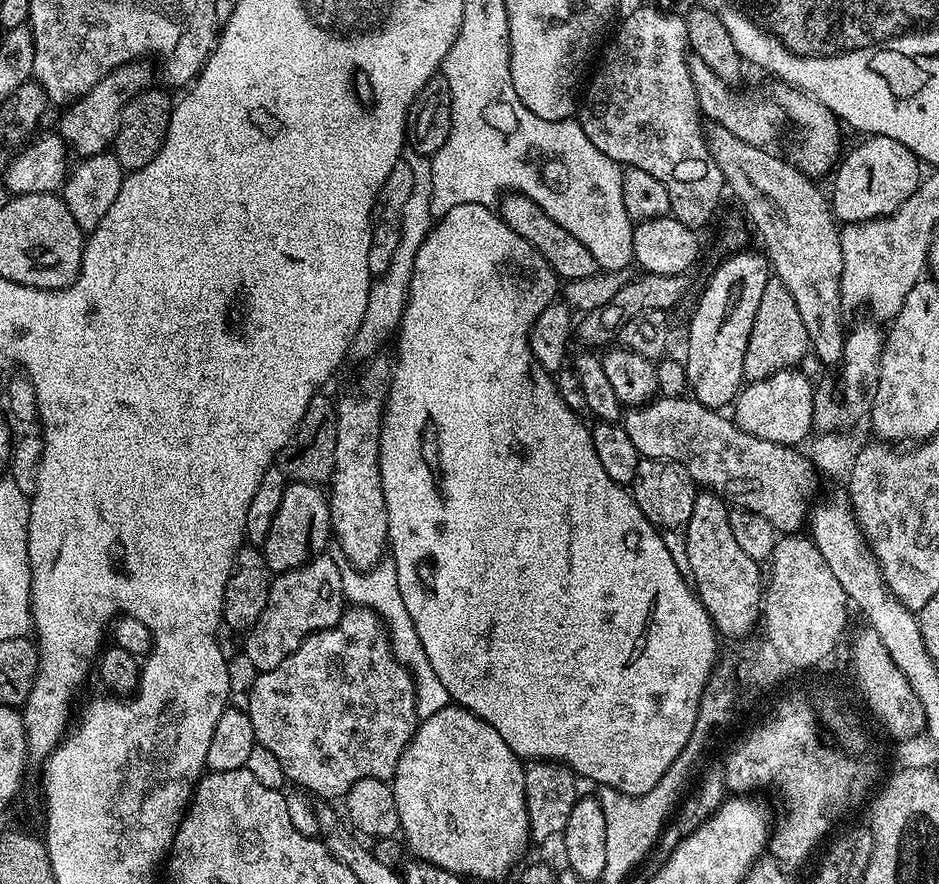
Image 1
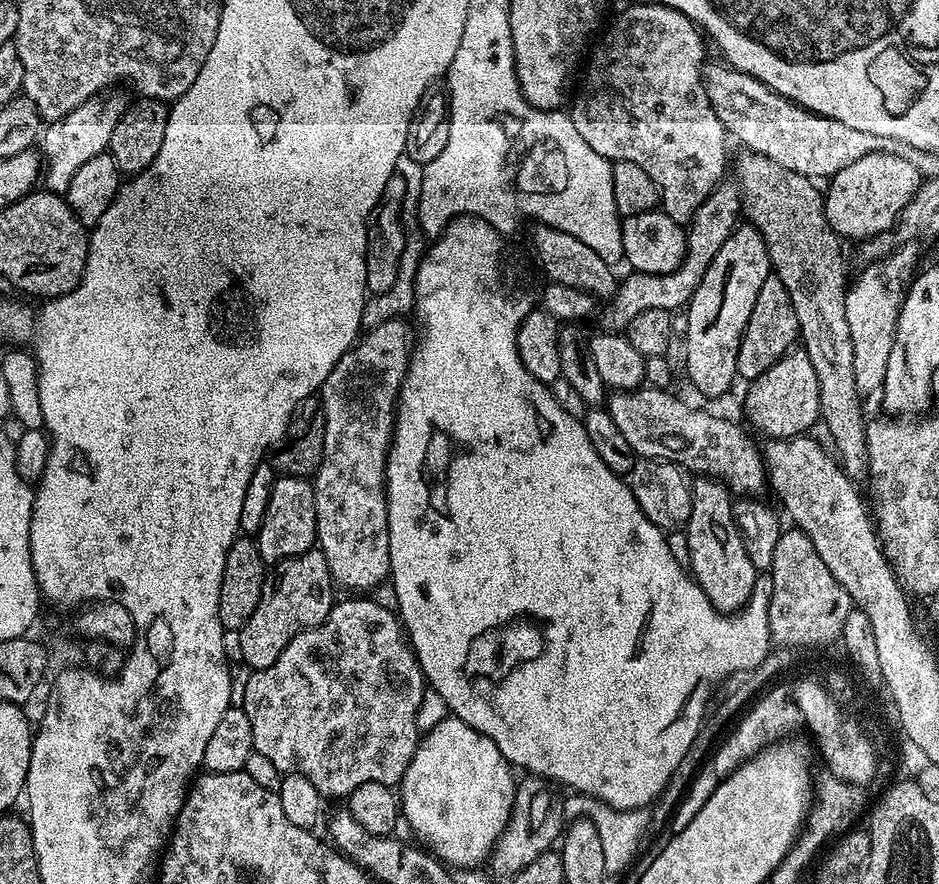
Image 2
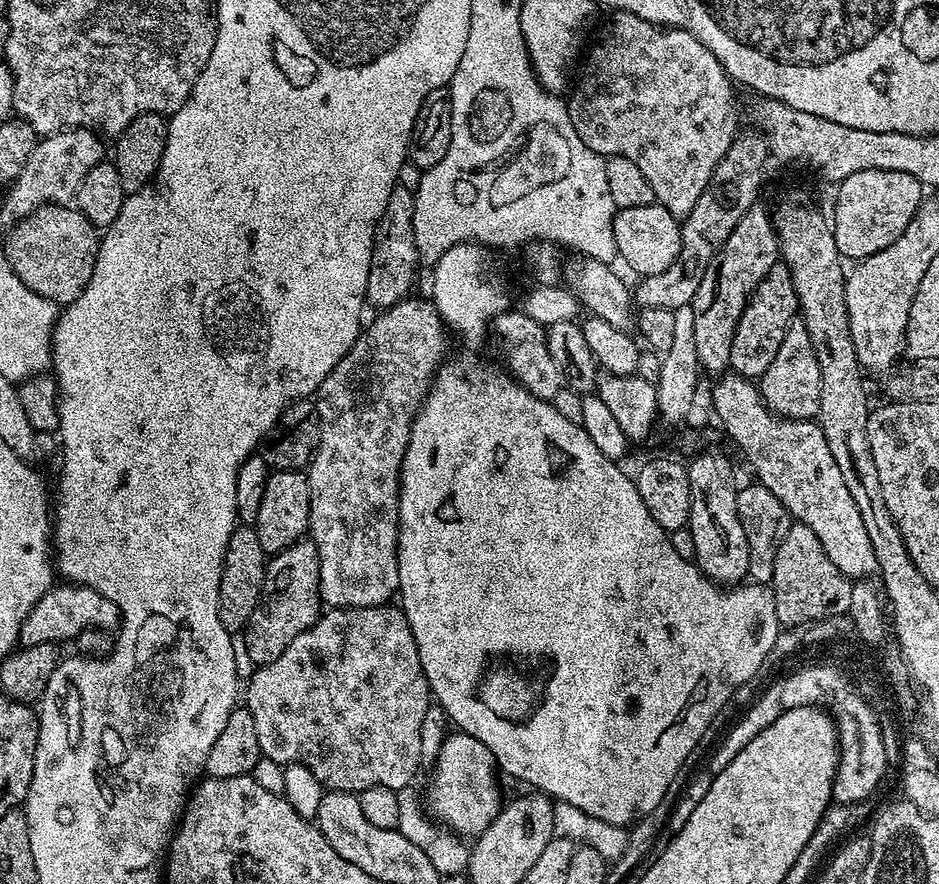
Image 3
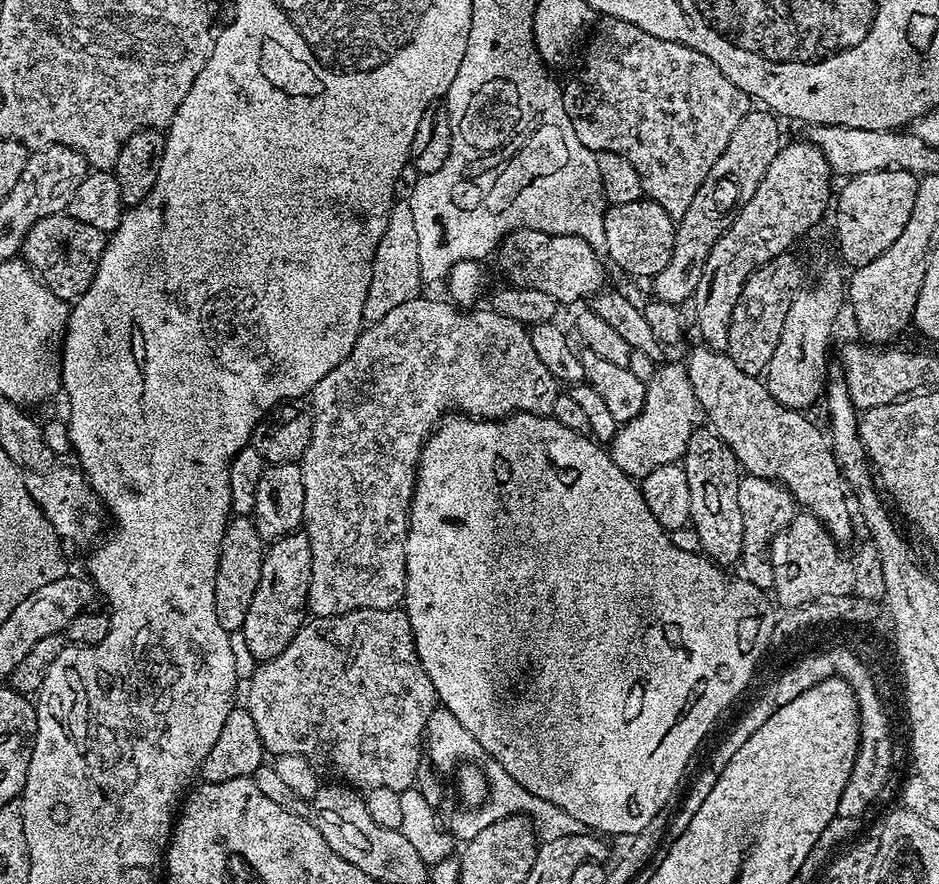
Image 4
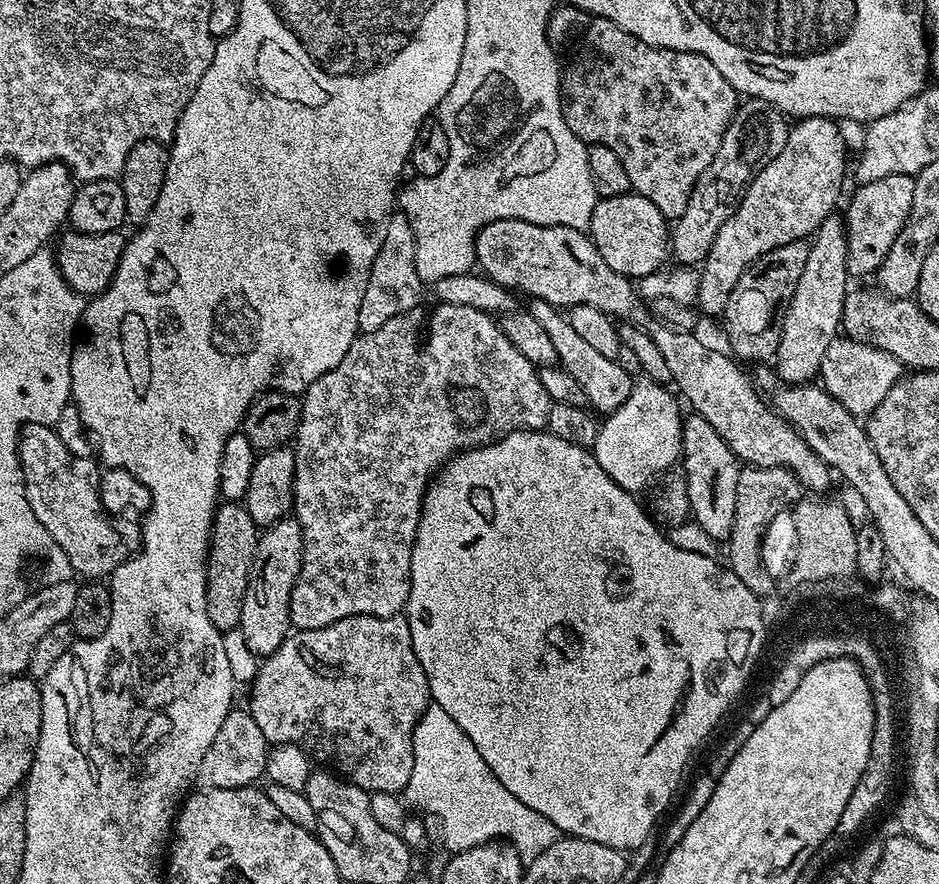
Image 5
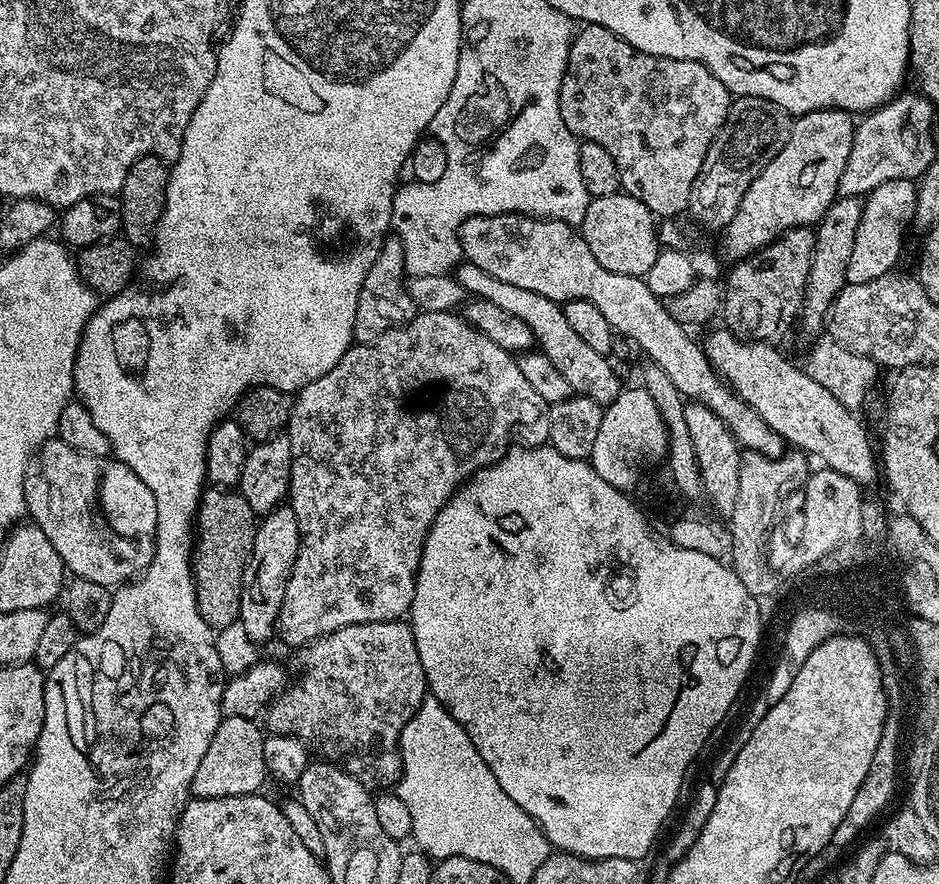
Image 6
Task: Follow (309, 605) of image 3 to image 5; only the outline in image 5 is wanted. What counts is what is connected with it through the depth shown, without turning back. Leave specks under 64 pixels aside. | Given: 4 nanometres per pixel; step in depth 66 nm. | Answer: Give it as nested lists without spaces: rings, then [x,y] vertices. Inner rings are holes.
[[[295,518],[279,520],[259,533],[238,629],[246,638],[246,646],[250,646],[250,650],[258,658],[273,656],[290,634],[292,628],[290,600],[302,570],[303,553],[302,526]]]

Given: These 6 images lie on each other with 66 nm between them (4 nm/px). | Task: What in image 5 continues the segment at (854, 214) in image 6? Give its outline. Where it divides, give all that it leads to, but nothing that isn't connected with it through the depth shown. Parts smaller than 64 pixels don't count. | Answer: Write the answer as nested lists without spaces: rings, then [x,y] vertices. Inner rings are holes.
[[[833,214],[825,218],[810,237],[807,252],[806,265],[803,266],[802,275],[795,286],[795,292],[782,313],[778,331],[779,342],[776,344],[774,361],[776,360],[776,372],[785,385],[804,384],[813,381],[822,366],[822,354],[826,354],[826,346],[835,340],[842,328],[844,318],[844,303],[850,291],[850,277],[846,266],[846,254],[848,253],[848,231],[844,225],[844,217]]]

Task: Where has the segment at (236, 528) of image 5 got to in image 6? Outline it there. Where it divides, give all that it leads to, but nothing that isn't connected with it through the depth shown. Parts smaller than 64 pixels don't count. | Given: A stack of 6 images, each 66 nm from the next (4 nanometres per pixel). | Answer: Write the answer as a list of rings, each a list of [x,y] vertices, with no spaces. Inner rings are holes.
[[[209,487],[200,498],[194,525],[192,576],[196,579],[196,601],[202,618],[213,630],[237,623],[244,568],[254,546],[258,514],[239,490]]]

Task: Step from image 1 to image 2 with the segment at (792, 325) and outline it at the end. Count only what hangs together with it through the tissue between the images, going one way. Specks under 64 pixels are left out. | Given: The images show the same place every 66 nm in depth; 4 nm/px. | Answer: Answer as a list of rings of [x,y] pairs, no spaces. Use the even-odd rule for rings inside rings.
[[[769,274],[766,282],[762,282],[762,290],[758,290],[754,310],[750,310],[750,322],[746,322],[746,330],[740,339],[736,363],[737,377],[744,382],[754,381],[789,352],[797,343],[799,334],[798,314],[794,314],[790,294],[776,275]]]

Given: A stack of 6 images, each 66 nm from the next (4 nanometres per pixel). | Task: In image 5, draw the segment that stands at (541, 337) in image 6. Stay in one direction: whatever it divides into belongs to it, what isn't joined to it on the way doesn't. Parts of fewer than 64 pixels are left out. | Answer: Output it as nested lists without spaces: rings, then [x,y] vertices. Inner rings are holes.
[[[533,299],[531,304],[532,316],[538,318],[538,322],[542,322],[542,330],[546,330],[546,334],[550,334],[550,342],[554,342],[557,361],[572,375],[574,382],[578,382],[578,386],[582,386],[588,404],[597,413],[602,412],[600,414],[609,414],[618,410],[626,402],[626,398],[631,392],[633,377],[628,376],[626,370],[622,370],[622,366],[618,366],[616,359],[606,358],[600,352],[592,349],[575,332],[574,326],[570,326],[567,315],[555,304],[547,304],[544,300],[537,299]]]

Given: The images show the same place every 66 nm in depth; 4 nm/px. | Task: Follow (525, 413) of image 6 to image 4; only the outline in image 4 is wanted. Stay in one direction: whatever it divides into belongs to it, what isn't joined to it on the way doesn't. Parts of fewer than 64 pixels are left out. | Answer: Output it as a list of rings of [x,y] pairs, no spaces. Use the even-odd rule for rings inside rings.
[[[421,294],[410,302],[402,302],[402,306],[394,306],[390,314],[381,320],[373,320],[361,331],[354,342],[350,354],[322,382],[312,387],[310,407],[312,409],[312,433],[310,442],[304,451],[304,457],[299,460],[302,470],[302,490],[306,490],[304,499],[304,523],[302,531],[308,535],[312,565],[310,566],[310,586],[308,587],[307,611],[313,617],[337,616],[350,610],[386,610],[395,608],[404,599],[404,583],[406,582],[406,558],[404,543],[408,533],[408,507],[412,505],[412,488],[416,484],[416,463],[420,460],[420,450],[428,439],[434,425],[449,409],[459,409],[461,413],[473,418],[495,420],[510,416],[514,412],[529,412],[535,416],[546,416],[551,413],[554,398],[561,395],[561,385],[546,370],[542,358],[534,351],[530,342],[530,331],[525,325],[514,322],[514,318],[506,318],[493,312],[491,307],[473,307],[471,310],[461,310],[457,305],[444,300],[427,300],[427,295]]]

